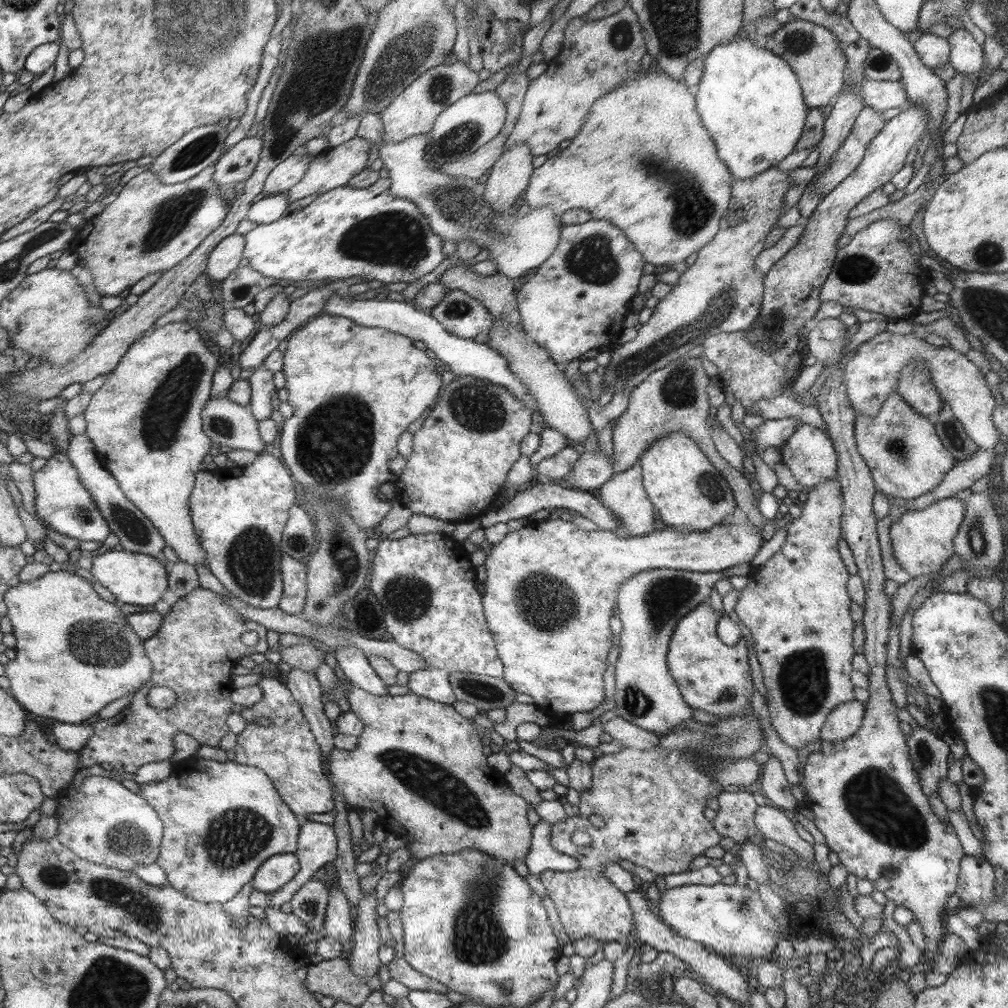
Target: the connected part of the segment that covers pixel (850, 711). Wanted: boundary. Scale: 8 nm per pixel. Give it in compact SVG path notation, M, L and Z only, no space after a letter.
M843 702L830 714L823 726L822 741L838 742L850 738L863 724L866 706L863 702Z

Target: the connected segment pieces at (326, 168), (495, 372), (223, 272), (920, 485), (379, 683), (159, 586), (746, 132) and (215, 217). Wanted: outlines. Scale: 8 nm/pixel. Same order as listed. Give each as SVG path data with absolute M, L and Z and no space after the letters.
M356 136L341 146L328 148L325 152L313 157L304 178L286 192L289 202L296 202L311 194L322 194L348 184L350 178L354 178L366 168L370 155L370 144L370 141Z
M337 292L326 300L320 314L336 315L344 318L350 318L360 326L372 328L383 328L396 334L407 335L412 340L424 342L427 348L434 351L438 361L445 369L449 369L454 375L475 376L483 378L492 384L502 385L507 388L516 398L526 405L532 412L537 410L537 403L529 394L529 390L517 379L515 374L511 373L505 358L493 348L490 348L484 342L476 342L470 338L458 338L450 334L430 312L420 310L417 306L410 305L408 302L392 302L392 300L346 300L343 298L343 292Z
M239 233L220 241L211 252L207 262L206 274L210 279L223 281L240 266L243 252L246 248L246 238Z
M897 391L876 416L856 416L857 451L870 469L877 492L900 500L916 499L934 491L954 468L954 457L937 435L934 419L920 415Z
M340 646L340 648L336 648L334 655L337 664L342 668L342 672L346 674L353 686L358 686L373 695L388 695L388 686L376 674L362 650L358 650L354 646Z
M125 548L112 551L96 557L93 575L106 586L122 603L136 604L136 606L152 606L156 604L168 586L168 572L166 565L156 558L146 554L129 552Z
M740 32L732 43L716 46L706 56L704 64L704 77L700 79L695 96L698 113L715 139L719 158L731 169L734 179L746 180L778 167L778 163L796 149L810 111L794 68L775 52L756 48L749 38L742 39Z
M214 165L208 166L196 176L176 184L162 184L156 174L142 172L124 186L118 198L102 214L84 225L73 242L72 250L80 258L80 264L91 270L100 295L120 296L128 288L136 286L136 282L144 276L174 269L223 224L222 220L229 213L228 204L220 196L220 190L214 182L214 170Z

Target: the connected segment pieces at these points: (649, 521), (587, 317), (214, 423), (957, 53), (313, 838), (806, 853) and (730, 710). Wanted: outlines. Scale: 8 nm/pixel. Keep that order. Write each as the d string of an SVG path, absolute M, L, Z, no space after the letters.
M636 461L628 470L616 473L605 482L597 491L598 498L602 505L614 514L618 523L622 525L620 536L638 537L650 535L650 530L654 526L654 508L650 504L648 494L643 487L642 463Z
M590 219L584 224L562 224L561 240L555 252L524 283L517 294L521 326L529 339L543 346L551 357L565 366L592 348L606 344L623 332L622 324L630 312L630 300L638 292L642 268L646 268L642 253L632 246L624 231L607 220Z
M212 397L202 412L203 430L212 442L217 442L222 449L252 450L252 452L266 452L270 448L260 438L258 420L252 416L249 405L239 405L226 397Z
M956 29L948 37L950 44L949 66L962 75L971 75L984 68L984 50L973 35L966 30Z
M302 820L299 844L295 854L302 868L282 889L271 893L270 907L280 908L284 902L291 902L296 892L313 878L314 873L328 862L336 860L338 839L334 827L328 824Z
M769 803L759 806L755 812L755 823L760 838L770 838L774 842L784 844L794 850L800 858L814 862L814 847L796 833L790 818L778 807Z
M707 602L685 614L675 633L672 634L670 650L667 652L671 674L683 693L688 706L714 714L719 720L745 714L750 707L754 692L750 666L748 666L748 644L742 637L730 647L718 639L717 624L725 613L720 613Z

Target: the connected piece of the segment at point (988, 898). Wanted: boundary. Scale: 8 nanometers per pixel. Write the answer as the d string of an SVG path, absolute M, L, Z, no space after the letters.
M968 855L960 860L960 880L956 890L957 900L962 900L968 907L985 908L989 902L994 902L994 867L988 862L981 860L978 856Z

